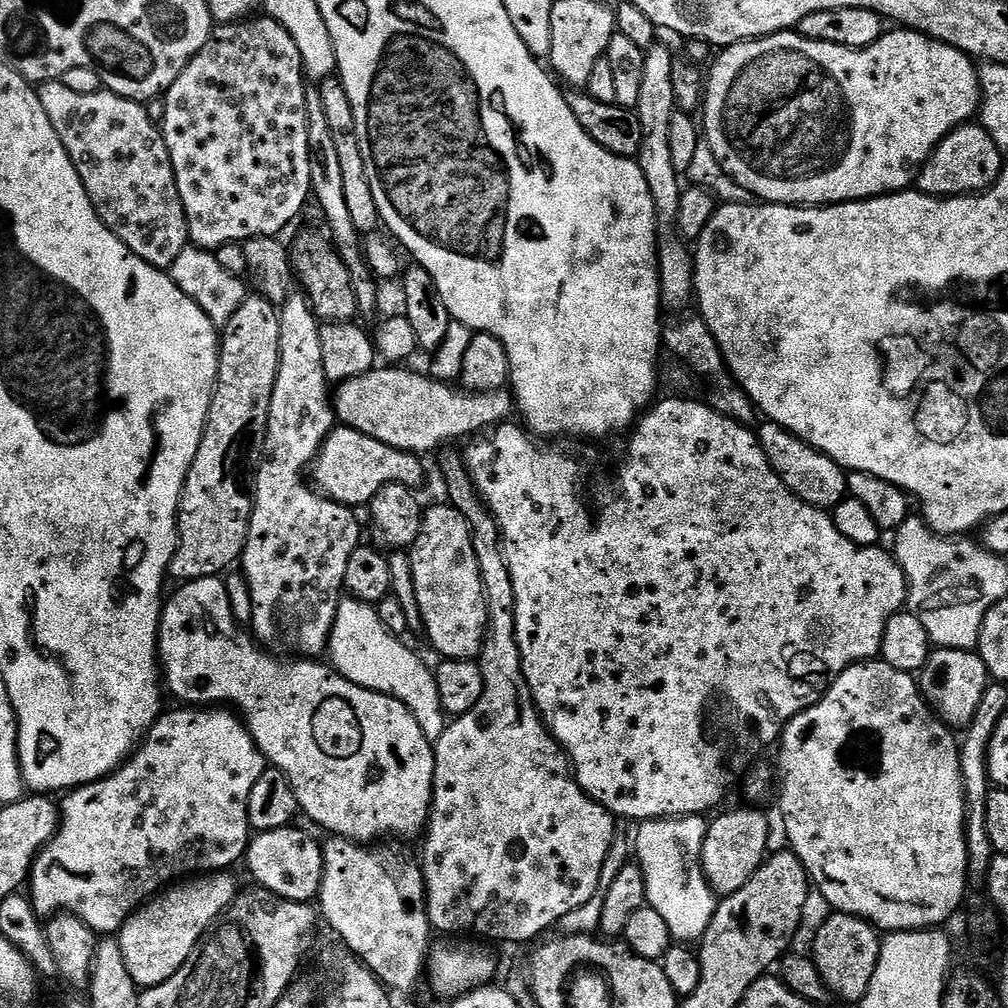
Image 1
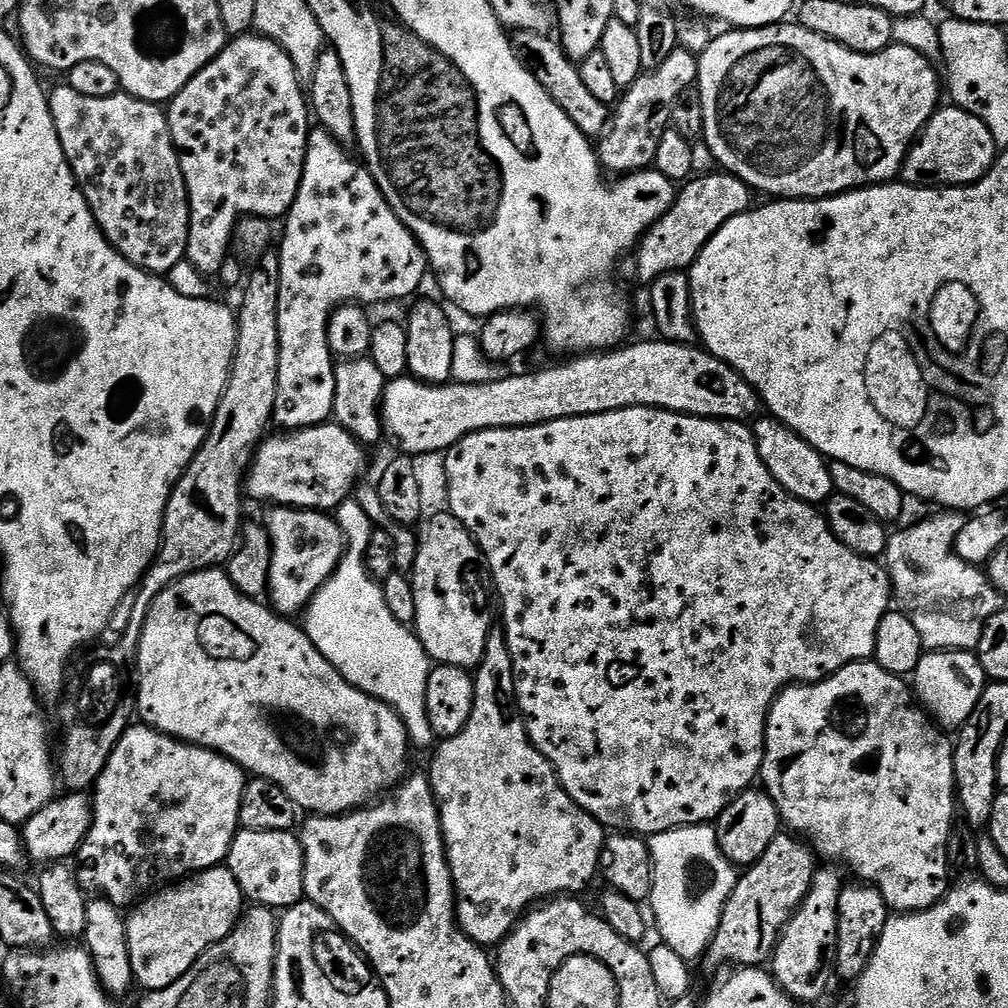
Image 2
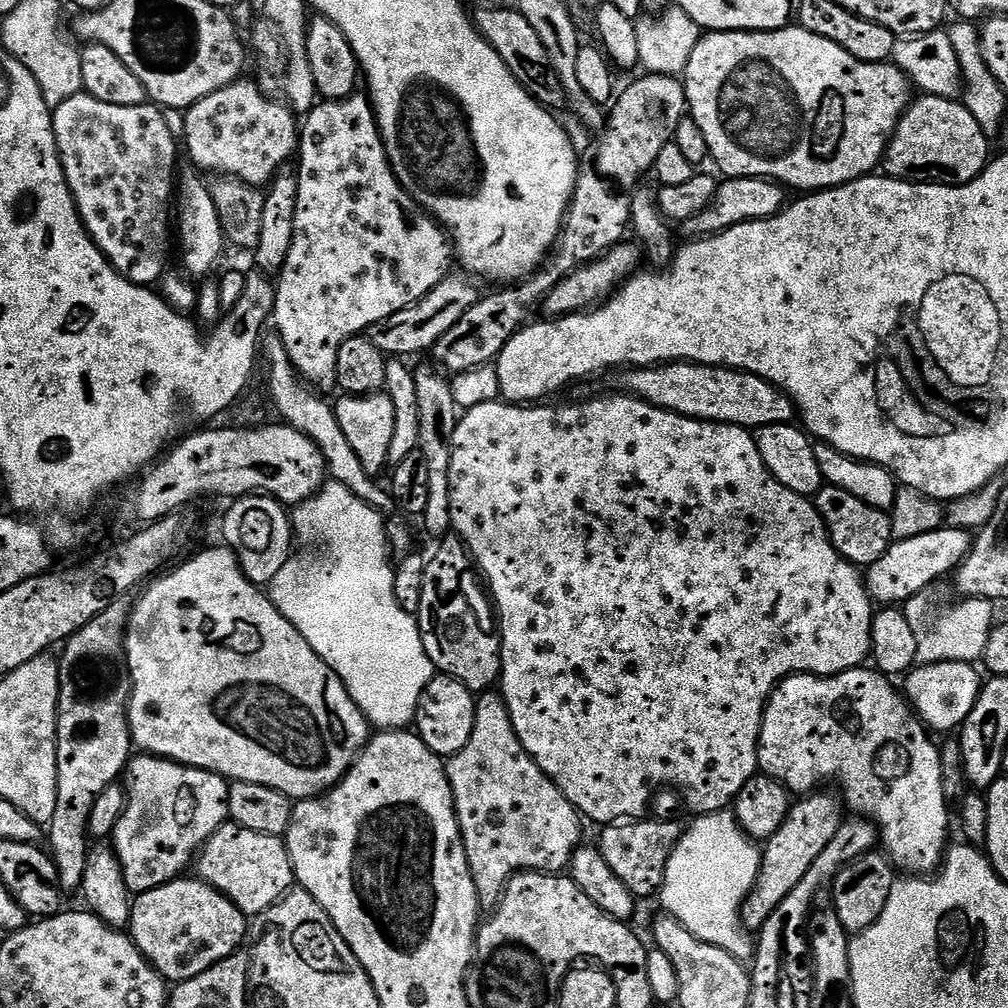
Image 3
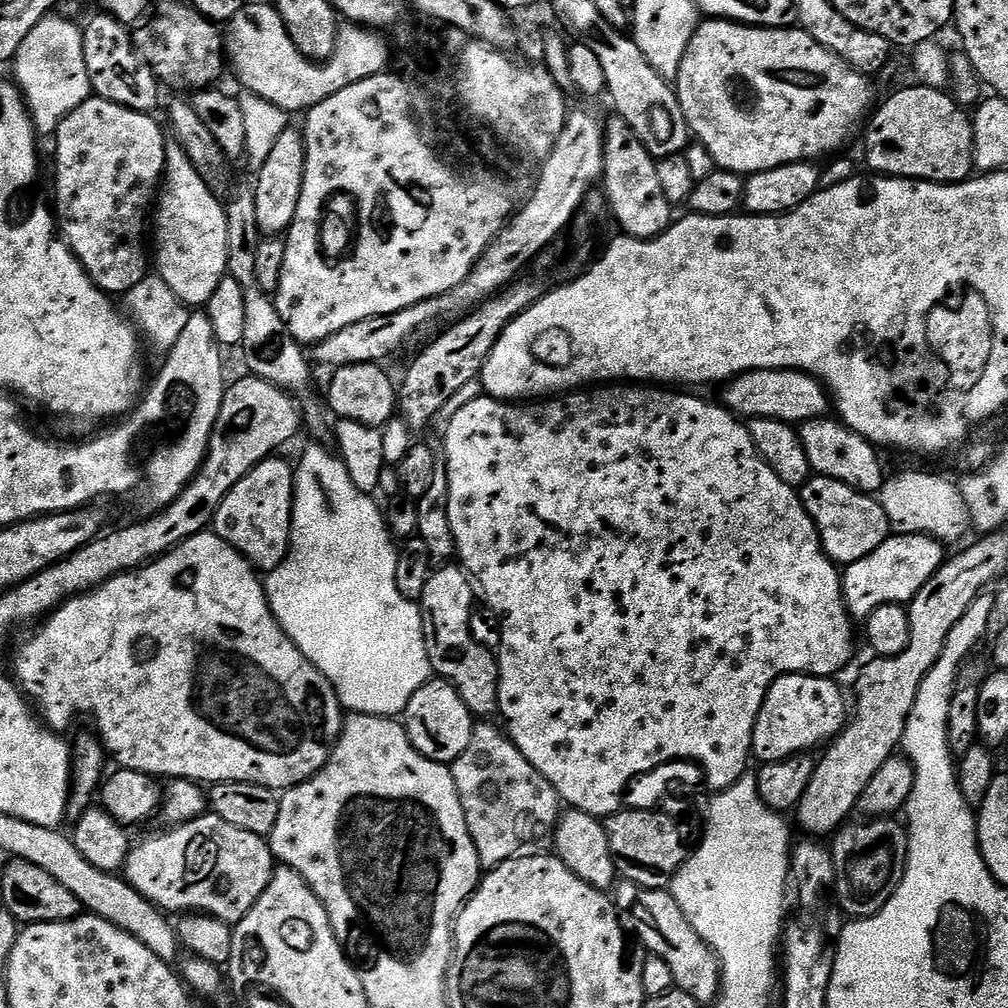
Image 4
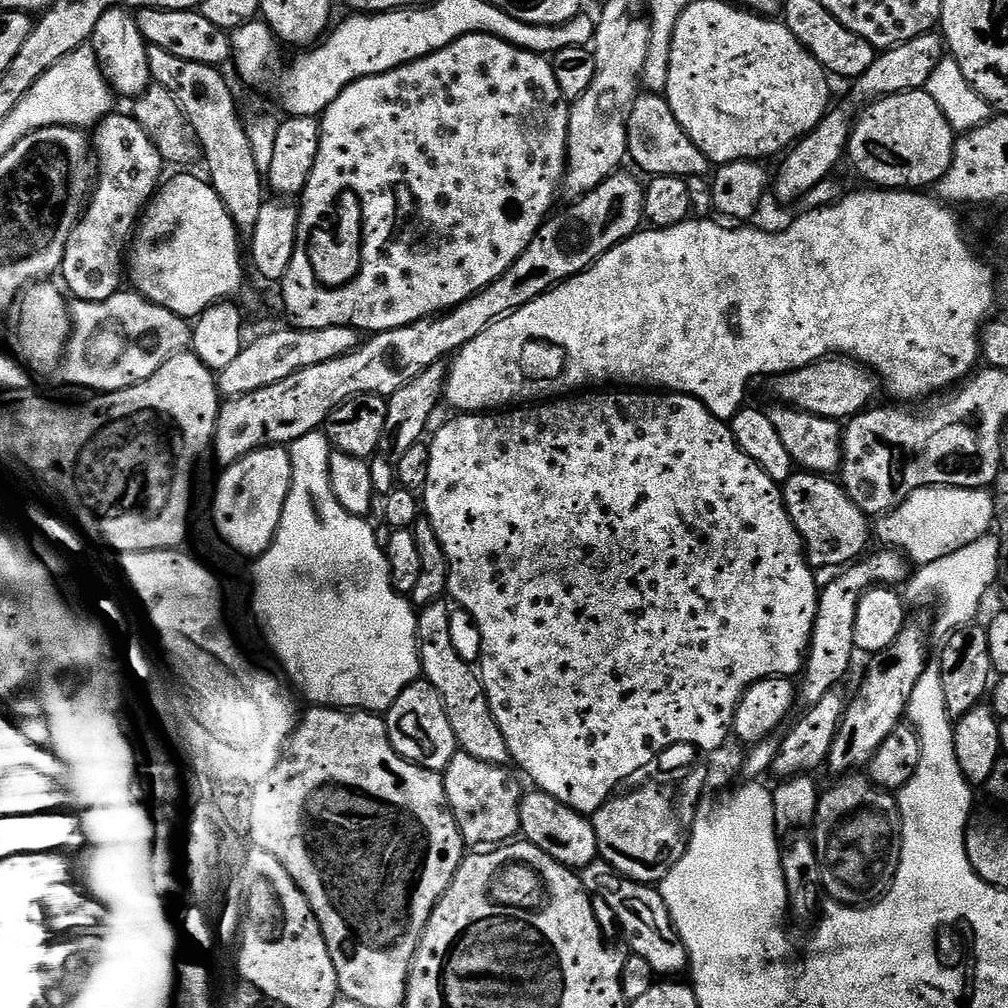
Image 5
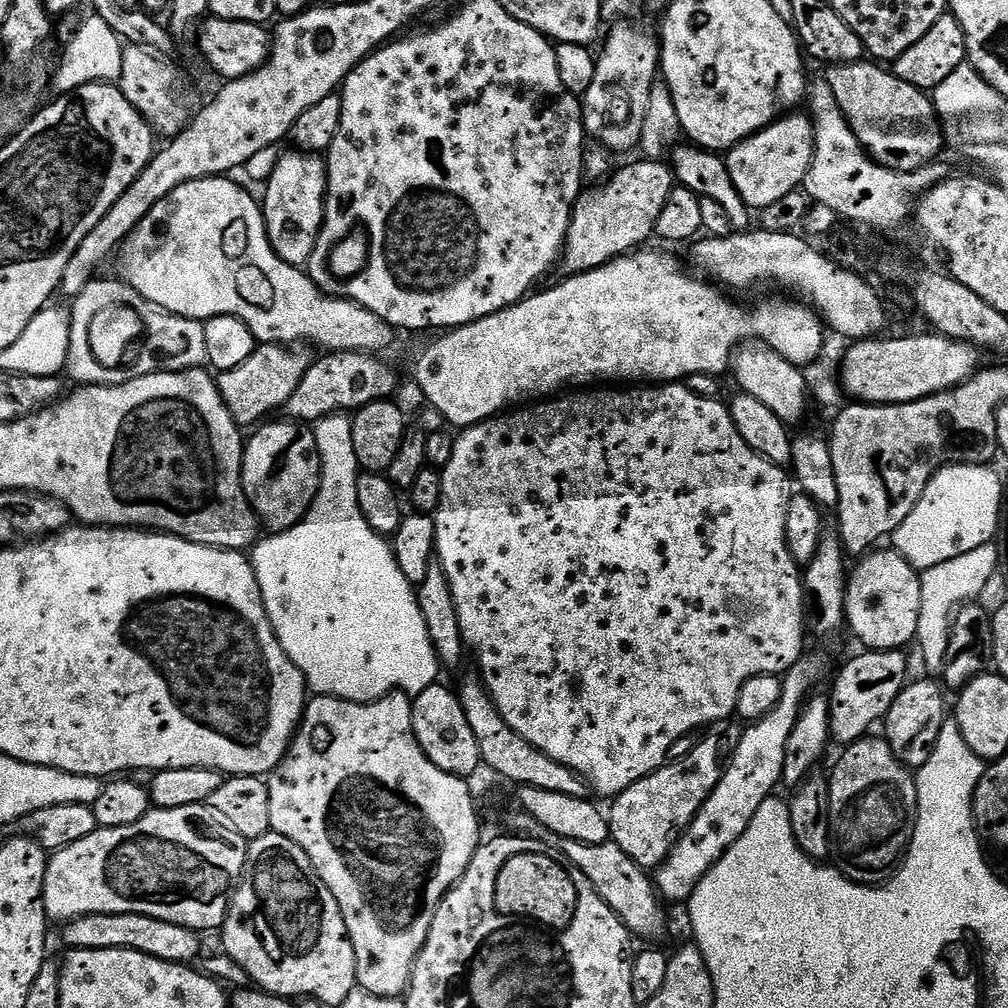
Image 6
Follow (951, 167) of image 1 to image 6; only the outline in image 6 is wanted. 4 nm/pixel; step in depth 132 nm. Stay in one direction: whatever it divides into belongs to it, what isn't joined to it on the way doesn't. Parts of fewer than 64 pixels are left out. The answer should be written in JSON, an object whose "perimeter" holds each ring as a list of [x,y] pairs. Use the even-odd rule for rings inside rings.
{"perimeter":[[[861,62],[858,64],[838,64],[827,69],[826,75],[830,82],[830,90],[834,90],[834,98],[838,98],[838,106],[842,106],[842,114],[846,118],[846,122],[850,126],[850,130],[854,130],[854,134],[858,138],[858,142],[868,151],[868,155],[872,159],[877,160],[882,166],[886,166],[895,172],[912,172],[920,167],[925,167],[931,164],[941,154],[940,151],[945,151],[946,141],[944,138],[944,129],[940,126],[940,118],[936,115],[936,106],[932,103],[931,95],[923,88],[915,88],[910,86],[910,82],[902,82],[902,78],[898,78],[895,71],[886,69],[876,62]]]}

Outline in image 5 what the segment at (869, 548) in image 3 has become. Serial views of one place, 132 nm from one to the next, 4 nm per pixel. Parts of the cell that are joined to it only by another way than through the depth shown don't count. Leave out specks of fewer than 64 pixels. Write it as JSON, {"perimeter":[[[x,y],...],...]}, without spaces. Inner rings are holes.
{"perimeter":[[[796,470],[787,480],[783,485],[784,500],[804,540],[804,551],[813,569],[840,570],[859,561],[869,551],[868,539],[874,536],[873,525],[868,525],[870,516],[839,479],[828,474],[805,474]]]}

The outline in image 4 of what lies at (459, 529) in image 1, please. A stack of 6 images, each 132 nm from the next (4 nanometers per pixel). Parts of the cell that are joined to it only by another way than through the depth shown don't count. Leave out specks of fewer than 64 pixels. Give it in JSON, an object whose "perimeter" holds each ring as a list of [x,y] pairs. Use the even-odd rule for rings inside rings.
{"perimeter":[[[440,566],[433,571],[432,576],[426,582],[426,590],[422,594],[422,598],[418,602],[420,605],[421,612],[424,613],[424,637],[426,638],[426,650],[428,651],[428,657],[432,663],[432,671],[437,677],[441,680],[447,680],[448,683],[455,686],[458,690],[458,694],[462,698],[462,702],[466,702],[466,706],[470,711],[472,711],[473,717],[476,718],[492,718],[492,715],[495,717],[497,715],[499,706],[500,706],[500,662],[495,651],[492,652],[484,644],[479,644],[476,641],[476,636],[472,633],[472,588],[474,592],[474,584],[470,579],[467,572],[464,571],[463,567],[455,566]]]}

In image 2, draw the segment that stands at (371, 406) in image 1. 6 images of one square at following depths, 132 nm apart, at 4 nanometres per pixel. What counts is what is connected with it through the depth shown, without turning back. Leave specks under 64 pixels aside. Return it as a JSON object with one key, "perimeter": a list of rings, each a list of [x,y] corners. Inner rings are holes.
{"perimeter":[[[663,338],[655,339],[644,340],[641,344],[628,342],[611,350],[580,354],[575,358],[565,359],[568,360],[565,364],[556,364],[541,372],[528,372],[525,376],[504,374],[499,379],[486,381],[484,384],[424,384],[408,374],[389,379],[384,386],[384,399],[380,402],[384,436],[397,448],[397,453],[421,458],[427,452],[443,454],[464,436],[487,428],[525,428],[562,418],[606,414],[623,408],[665,408],[667,412],[683,412],[685,416],[706,416],[710,420],[737,422],[751,421],[757,415],[755,412],[761,411],[758,393],[729,364],[703,347],[671,344]]]}

